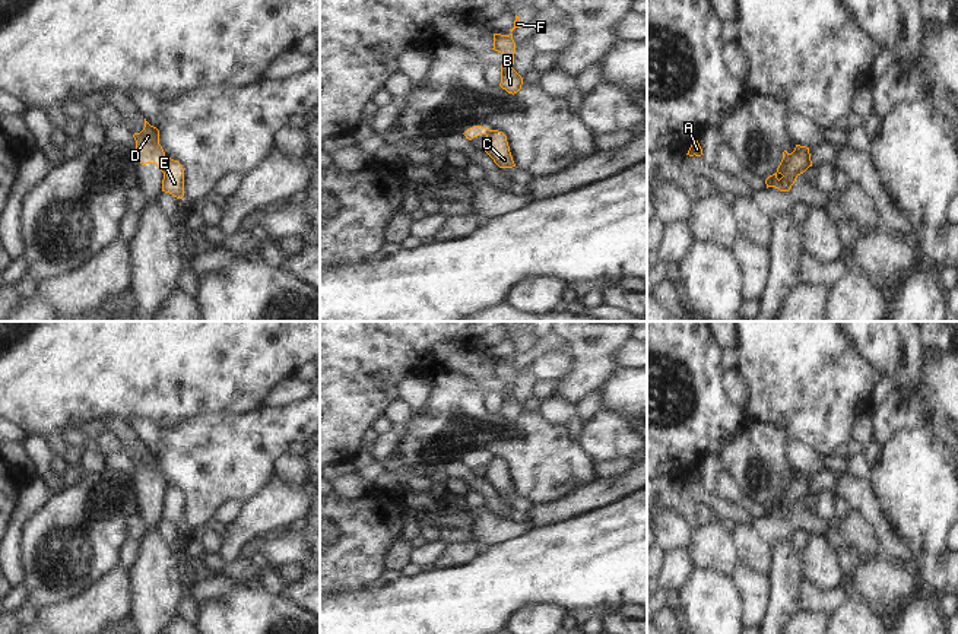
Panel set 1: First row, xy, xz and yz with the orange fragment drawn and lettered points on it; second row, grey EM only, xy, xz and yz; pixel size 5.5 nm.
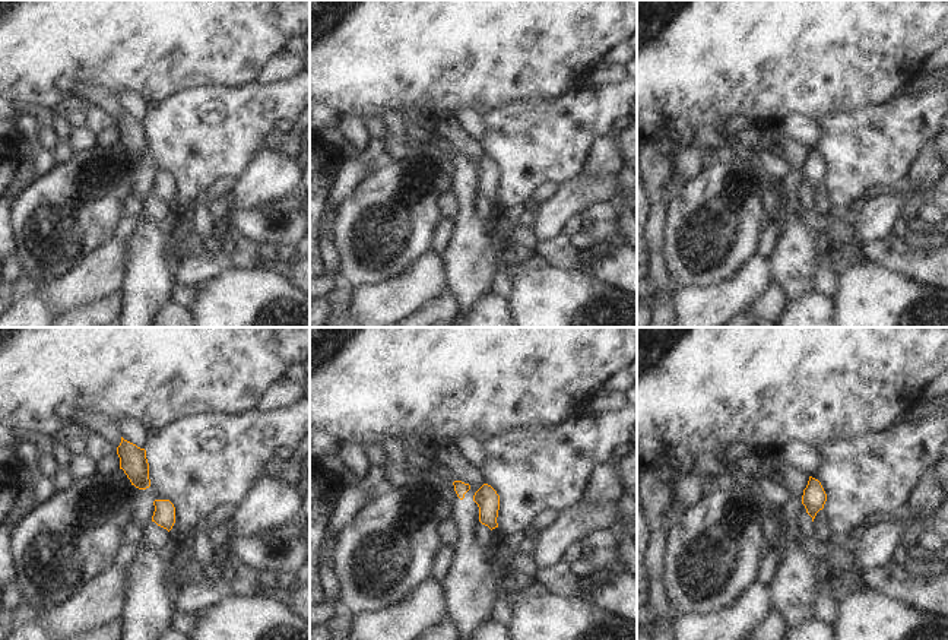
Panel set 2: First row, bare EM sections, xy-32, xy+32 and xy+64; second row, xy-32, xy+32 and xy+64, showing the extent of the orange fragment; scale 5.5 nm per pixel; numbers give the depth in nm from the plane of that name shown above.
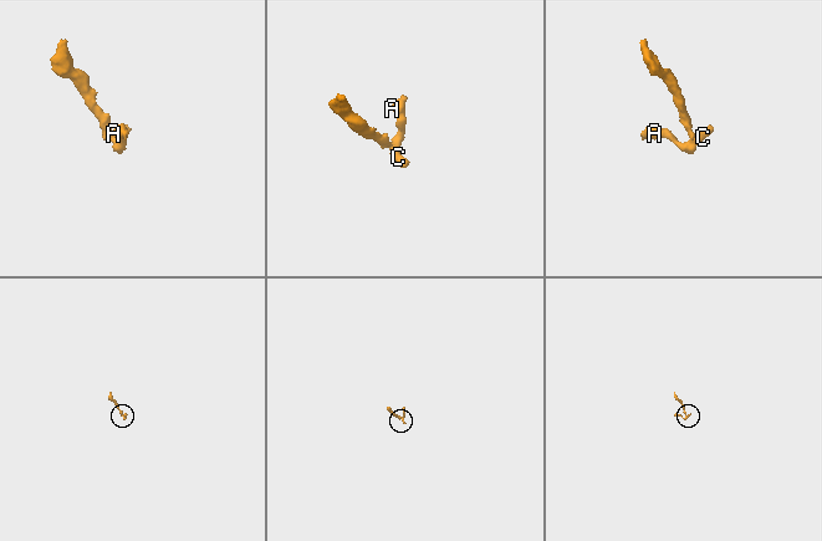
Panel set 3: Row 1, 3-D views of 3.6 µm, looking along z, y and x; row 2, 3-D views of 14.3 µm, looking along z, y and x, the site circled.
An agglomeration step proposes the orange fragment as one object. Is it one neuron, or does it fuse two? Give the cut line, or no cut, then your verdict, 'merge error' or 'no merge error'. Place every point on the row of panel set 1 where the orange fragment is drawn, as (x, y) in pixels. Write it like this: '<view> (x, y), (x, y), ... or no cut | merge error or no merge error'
xy (164, 155), (155, 162) | merge error

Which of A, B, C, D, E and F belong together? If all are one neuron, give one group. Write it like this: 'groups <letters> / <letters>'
groups A B C E F / D

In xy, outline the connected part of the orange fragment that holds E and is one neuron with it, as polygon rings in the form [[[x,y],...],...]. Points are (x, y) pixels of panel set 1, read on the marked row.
[[[164,156],[156,167],[164,172],[162,191],[177,199],[184,196],[184,169],[178,161]]]

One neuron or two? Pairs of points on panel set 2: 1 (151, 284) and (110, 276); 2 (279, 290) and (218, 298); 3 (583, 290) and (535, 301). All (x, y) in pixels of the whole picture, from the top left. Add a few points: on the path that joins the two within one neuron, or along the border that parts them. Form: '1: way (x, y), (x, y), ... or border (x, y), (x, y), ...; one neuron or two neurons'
1: border (133, 246), (127, 278), (121, 290); two neurons
2: way (265, 298), (232, 298); one neuron
3: way (571, 301), (547, 301); one neuron

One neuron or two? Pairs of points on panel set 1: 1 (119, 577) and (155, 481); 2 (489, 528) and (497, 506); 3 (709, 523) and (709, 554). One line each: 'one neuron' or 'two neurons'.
1: two neurons
2: two neurons
3: one neuron

